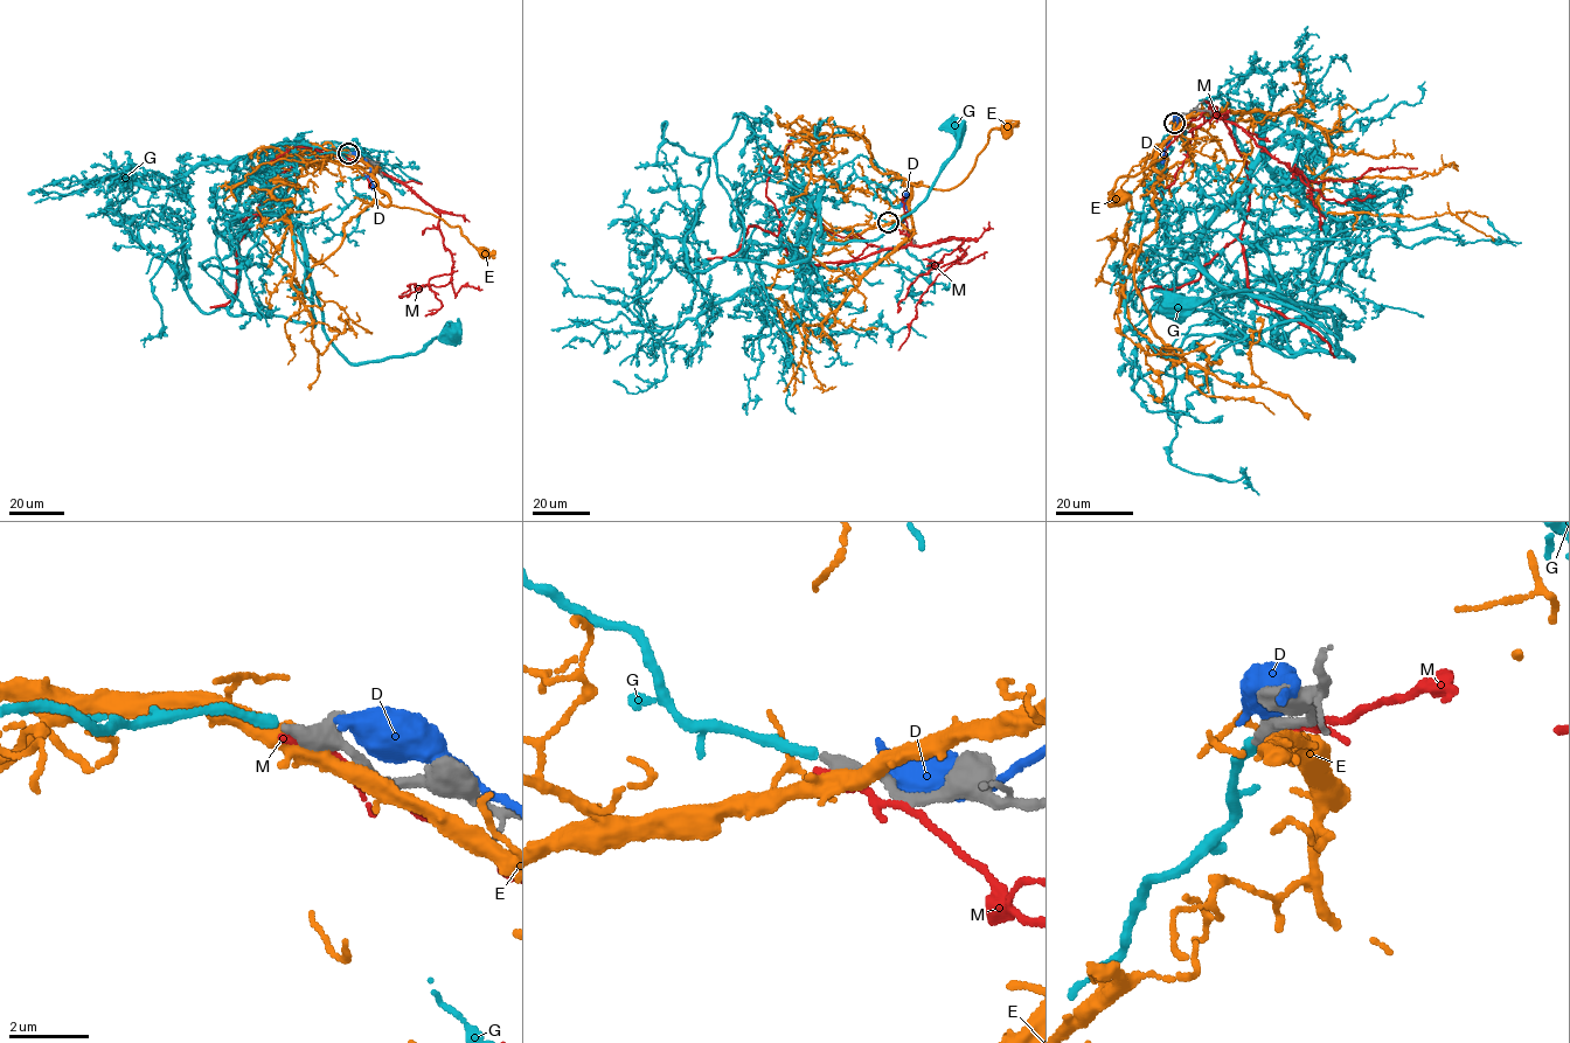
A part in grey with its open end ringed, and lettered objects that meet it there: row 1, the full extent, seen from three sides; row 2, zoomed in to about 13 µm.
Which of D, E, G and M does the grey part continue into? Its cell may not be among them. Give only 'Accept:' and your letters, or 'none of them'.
Accept: G

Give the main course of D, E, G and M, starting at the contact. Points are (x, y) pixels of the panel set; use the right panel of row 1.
D: (1175, 118), (1174, 116), (1178, 117), (1176, 125), (1161, 162)
E: (1176, 122), (1151, 167), (1160, 173), (1166, 166), (1162, 157), (1118, 179), (1109, 195), (1120, 199)
G: (1174, 123), (1157, 147), (1159, 190), (1194, 211), (1203, 271), (1341, 336), (1328, 308), (1268, 291), (1173, 308)
M: (1176, 122), (1210, 108), (1230, 130), (1249, 182), (1241, 238), (1250, 292), (1262, 305), (1314, 331), (1335, 357)

